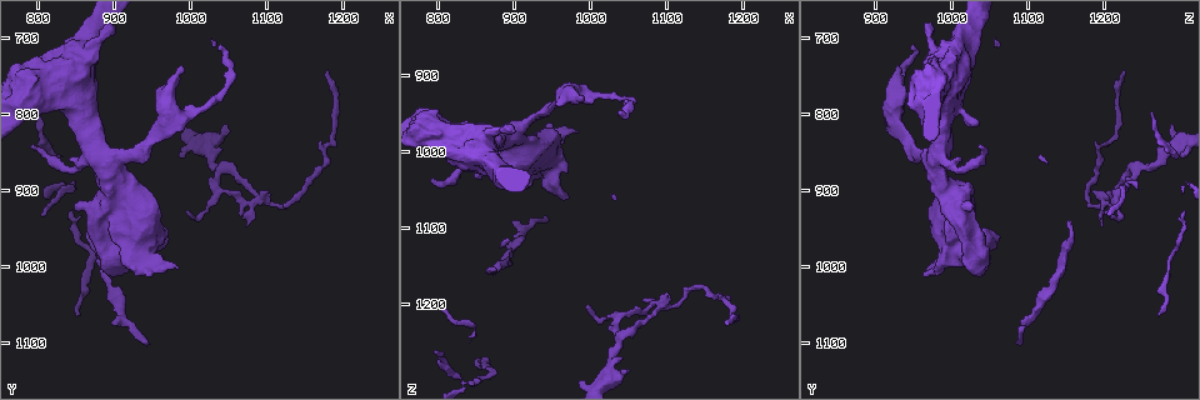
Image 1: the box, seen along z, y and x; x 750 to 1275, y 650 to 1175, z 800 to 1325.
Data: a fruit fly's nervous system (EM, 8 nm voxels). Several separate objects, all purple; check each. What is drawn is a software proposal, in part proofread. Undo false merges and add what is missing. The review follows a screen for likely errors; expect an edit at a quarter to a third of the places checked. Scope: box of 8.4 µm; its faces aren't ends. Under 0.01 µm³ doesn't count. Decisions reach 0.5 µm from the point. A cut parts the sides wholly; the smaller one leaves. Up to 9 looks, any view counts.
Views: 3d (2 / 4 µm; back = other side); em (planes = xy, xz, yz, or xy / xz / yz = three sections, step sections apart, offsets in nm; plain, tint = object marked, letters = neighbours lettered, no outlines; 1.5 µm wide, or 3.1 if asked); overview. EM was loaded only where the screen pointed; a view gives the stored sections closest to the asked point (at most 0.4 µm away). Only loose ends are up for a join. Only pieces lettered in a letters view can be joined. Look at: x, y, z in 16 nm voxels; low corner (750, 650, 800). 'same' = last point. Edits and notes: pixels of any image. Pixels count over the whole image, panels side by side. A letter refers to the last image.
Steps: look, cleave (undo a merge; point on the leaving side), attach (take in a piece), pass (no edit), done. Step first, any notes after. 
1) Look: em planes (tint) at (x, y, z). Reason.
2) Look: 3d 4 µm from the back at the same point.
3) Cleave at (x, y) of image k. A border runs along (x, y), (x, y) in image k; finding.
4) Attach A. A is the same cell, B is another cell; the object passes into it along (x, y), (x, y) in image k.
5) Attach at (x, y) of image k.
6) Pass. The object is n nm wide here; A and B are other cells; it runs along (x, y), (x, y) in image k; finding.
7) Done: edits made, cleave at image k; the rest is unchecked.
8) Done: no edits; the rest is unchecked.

Look: 3d 2 µm at (790, 845, 1035). Thin end.

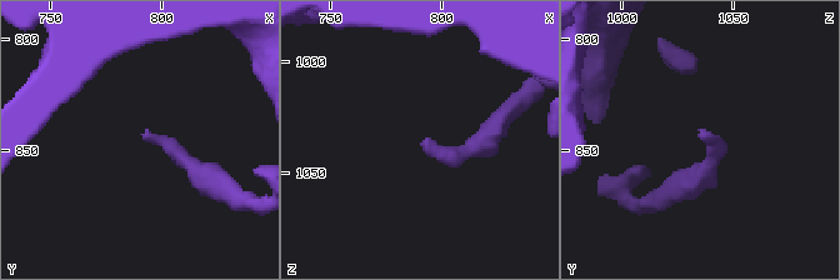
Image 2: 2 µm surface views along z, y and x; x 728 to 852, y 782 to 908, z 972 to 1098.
Look: em planes (letters) at (791, 843, 1035).

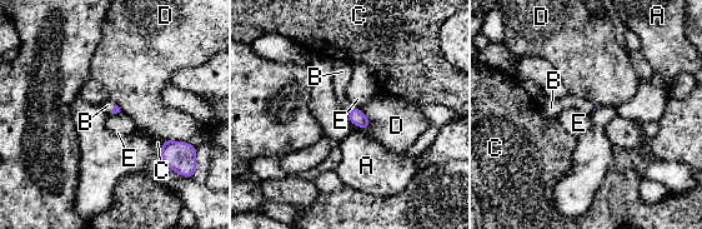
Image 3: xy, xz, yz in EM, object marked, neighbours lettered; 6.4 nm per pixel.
Attach B. B is the same cell, A, C, D and E are other cells; the object passes into it along (357, 118), (351, 110), (342, 73) in image 3; the cell continues.

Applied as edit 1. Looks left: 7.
Look: em xy step 4 (letters) at (940, 965, 1020). Calibre changes.

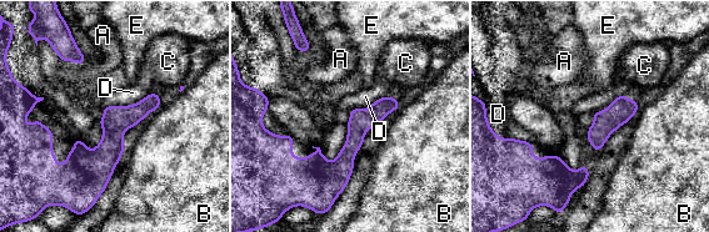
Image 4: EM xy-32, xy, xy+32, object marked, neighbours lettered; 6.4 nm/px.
Pass. A, B, C, D and E are other cells; a border runs along (149, 92), (136, 102), (101, 107) in image 4; all the same cell.

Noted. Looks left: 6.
Look: 3d 4 µm at (1185, 745, 1230). Free end.

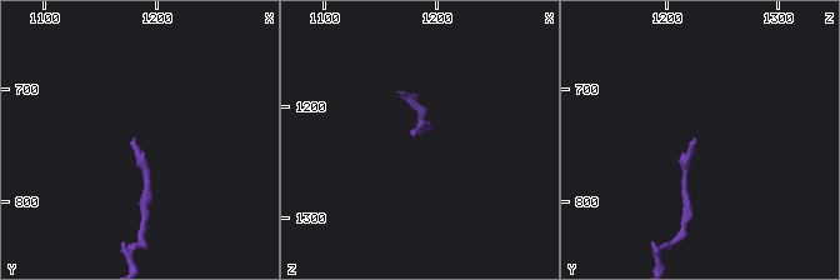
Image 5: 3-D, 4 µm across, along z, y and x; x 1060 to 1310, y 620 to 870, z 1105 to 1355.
Look: em planes (letters) at (1182, 746, 1226). Need the tissue.

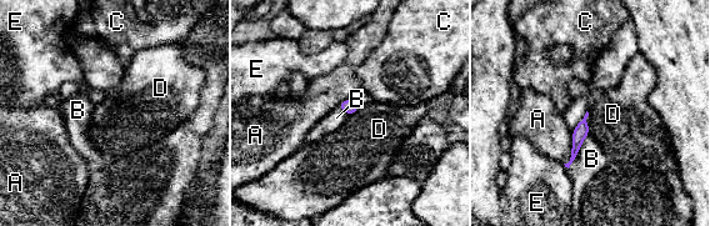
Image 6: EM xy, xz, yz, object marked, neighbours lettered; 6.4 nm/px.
Pass. A, B, C, D and E are other cells; a border runs along (586, 111), (589, 134) in image 6; no lettered piece goes on from it.

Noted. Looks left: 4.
Look: em xy step 4 (tint) at (1045, 815, 1285). Branch stops here.

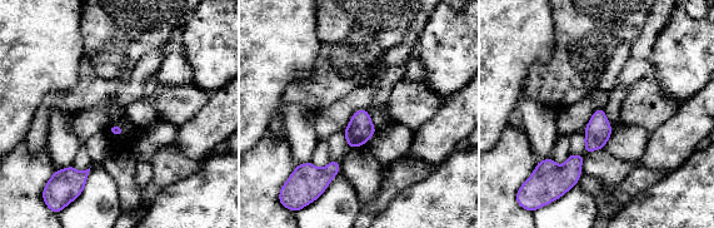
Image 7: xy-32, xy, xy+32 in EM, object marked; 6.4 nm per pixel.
Look: em planes (letters) at the same point. Another direction.

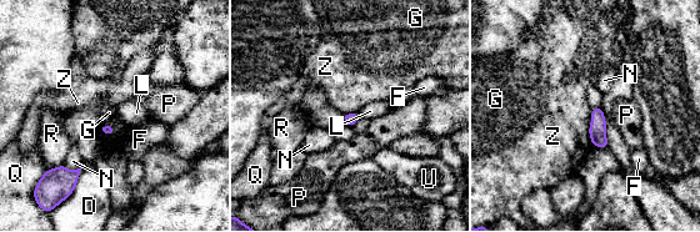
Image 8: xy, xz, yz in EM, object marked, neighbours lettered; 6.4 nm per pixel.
Pass. D, F, G, L, N, P, Q, R, U and Z are other cells; a border runs along (345, 112), (356, 114) in image 8; no lettered piece goes on from it.

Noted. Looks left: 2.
Done: edits made, attach at image 3; the rest is unchecked.

